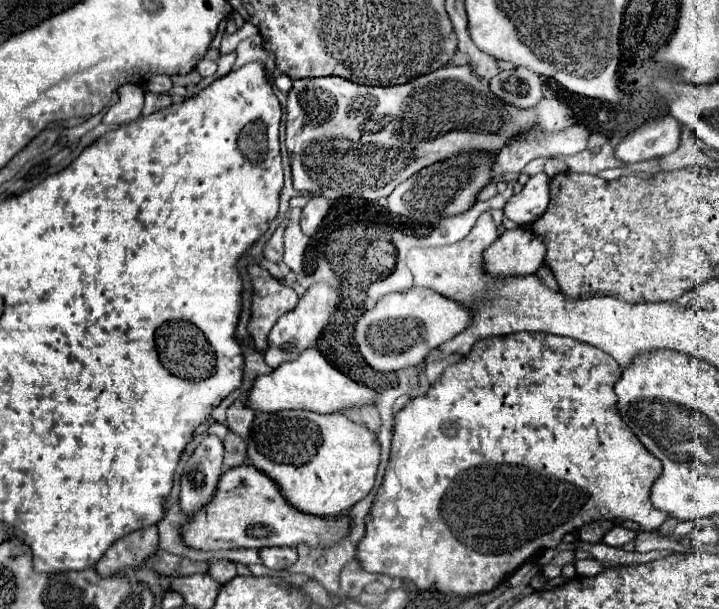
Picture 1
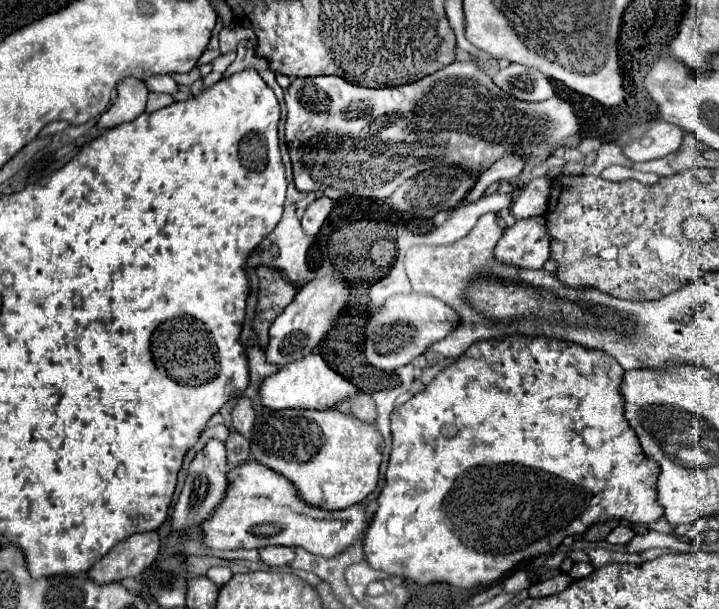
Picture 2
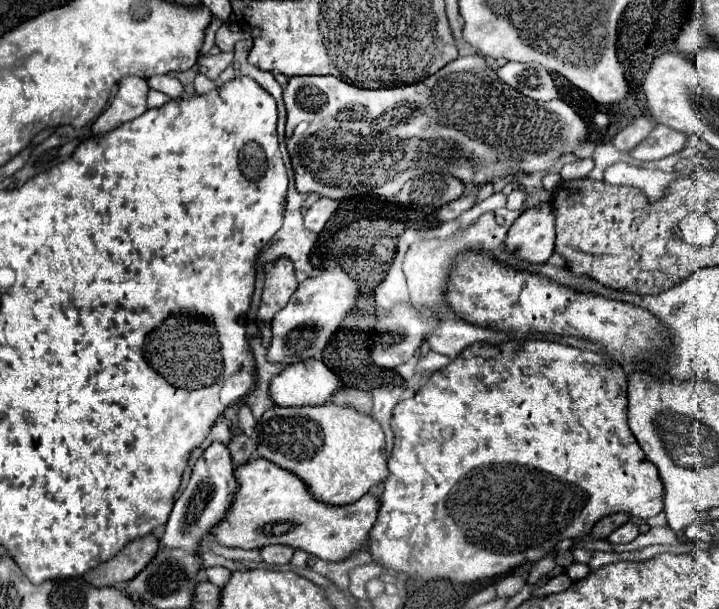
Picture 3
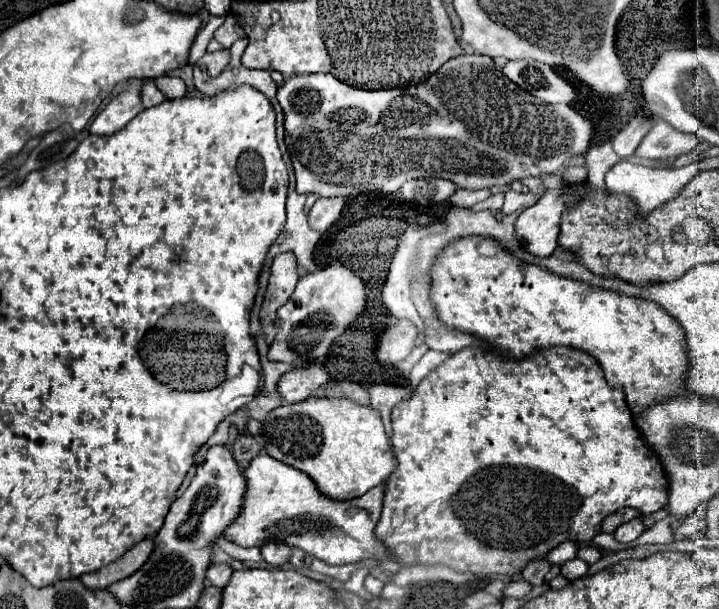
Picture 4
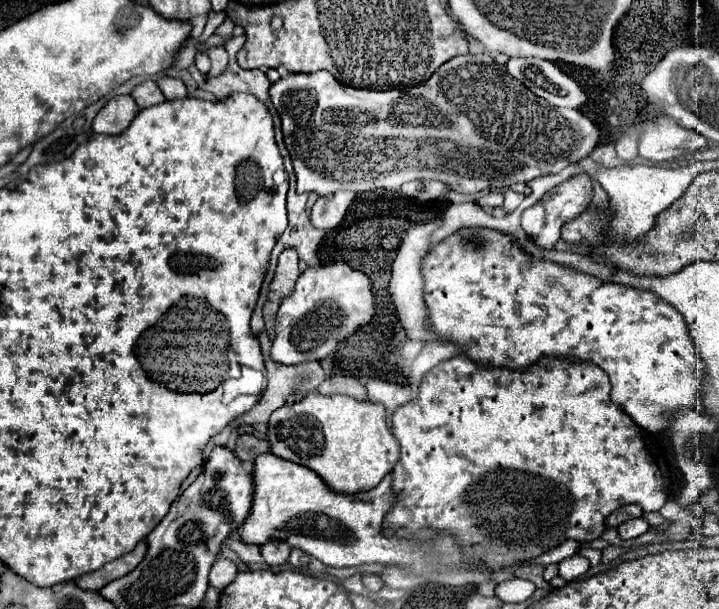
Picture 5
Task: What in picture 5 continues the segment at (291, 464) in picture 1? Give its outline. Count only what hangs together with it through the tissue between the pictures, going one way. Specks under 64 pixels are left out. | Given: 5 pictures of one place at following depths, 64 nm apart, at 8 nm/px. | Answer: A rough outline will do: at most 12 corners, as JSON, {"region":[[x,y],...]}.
{"region":[[312,392],[272,412],[274,456],[368,492],[400,446],[382,404]]}

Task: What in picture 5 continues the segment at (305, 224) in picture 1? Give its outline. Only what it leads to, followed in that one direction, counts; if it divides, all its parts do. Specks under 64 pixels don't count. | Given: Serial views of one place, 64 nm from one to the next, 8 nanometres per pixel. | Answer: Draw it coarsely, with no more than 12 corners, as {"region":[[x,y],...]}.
{"region":[[354,192],[318,198],[312,206],[312,226],[336,228]]}

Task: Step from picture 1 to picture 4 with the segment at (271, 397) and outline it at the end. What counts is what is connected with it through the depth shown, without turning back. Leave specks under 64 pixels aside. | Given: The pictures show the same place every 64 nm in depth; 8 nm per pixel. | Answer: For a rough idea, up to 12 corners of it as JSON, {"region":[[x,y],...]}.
{"region":[[322,364],[294,368],[278,380],[284,404],[324,396],[330,374]]}

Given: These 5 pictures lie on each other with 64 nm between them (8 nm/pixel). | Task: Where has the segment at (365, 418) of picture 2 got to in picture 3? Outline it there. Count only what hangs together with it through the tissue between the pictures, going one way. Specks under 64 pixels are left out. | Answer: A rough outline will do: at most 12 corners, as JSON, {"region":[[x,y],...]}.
{"region":[[358,388],[336,392],[332,402],[372,414],[370,392]]}

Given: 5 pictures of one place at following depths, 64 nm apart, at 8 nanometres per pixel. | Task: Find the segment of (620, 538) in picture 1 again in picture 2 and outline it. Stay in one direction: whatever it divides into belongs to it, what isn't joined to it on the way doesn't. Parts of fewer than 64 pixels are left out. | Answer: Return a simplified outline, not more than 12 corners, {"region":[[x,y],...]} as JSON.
{"region":[[628,524],[616,526],[606,536],[610,544],[628,544],[634,530]]}

